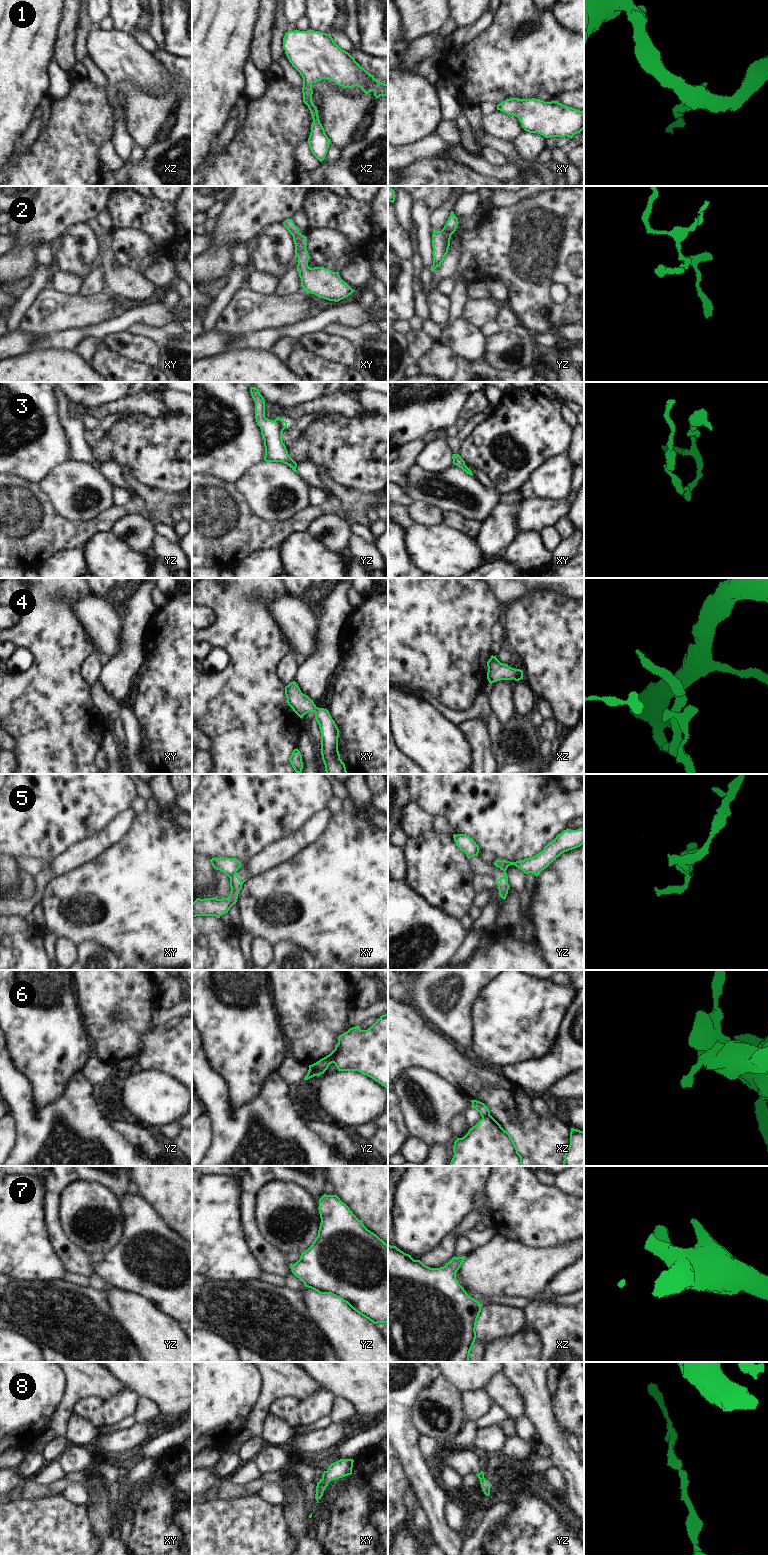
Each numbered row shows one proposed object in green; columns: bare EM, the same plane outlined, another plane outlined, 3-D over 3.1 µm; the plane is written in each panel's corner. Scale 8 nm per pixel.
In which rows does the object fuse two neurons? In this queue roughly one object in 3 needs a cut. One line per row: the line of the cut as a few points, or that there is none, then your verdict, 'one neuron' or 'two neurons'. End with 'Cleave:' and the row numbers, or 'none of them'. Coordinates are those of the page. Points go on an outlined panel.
1: cut none; one neuron
2: cut none; one neuron
3: cut none; one neuron
4: cut none; one neuron
5: cut xy (235, 872), (229, 877); two neurons
6: cut yz (337, 1044), (333, 1062); two neurons
7: cut none; one neuron
8: cut none; one neuron
Cleave: 5, 6

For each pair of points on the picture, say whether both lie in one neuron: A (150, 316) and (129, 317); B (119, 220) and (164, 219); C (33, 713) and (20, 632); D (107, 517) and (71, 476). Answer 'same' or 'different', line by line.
A: same
B: same
C: same
D: different

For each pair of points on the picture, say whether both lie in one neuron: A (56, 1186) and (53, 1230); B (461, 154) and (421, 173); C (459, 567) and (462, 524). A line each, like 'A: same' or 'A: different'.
A: same
B: different
C: different

